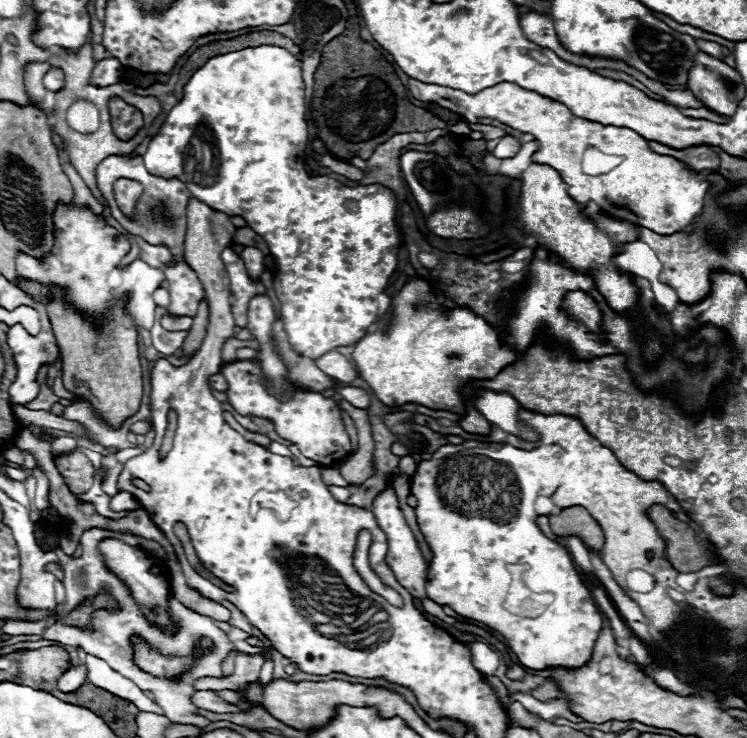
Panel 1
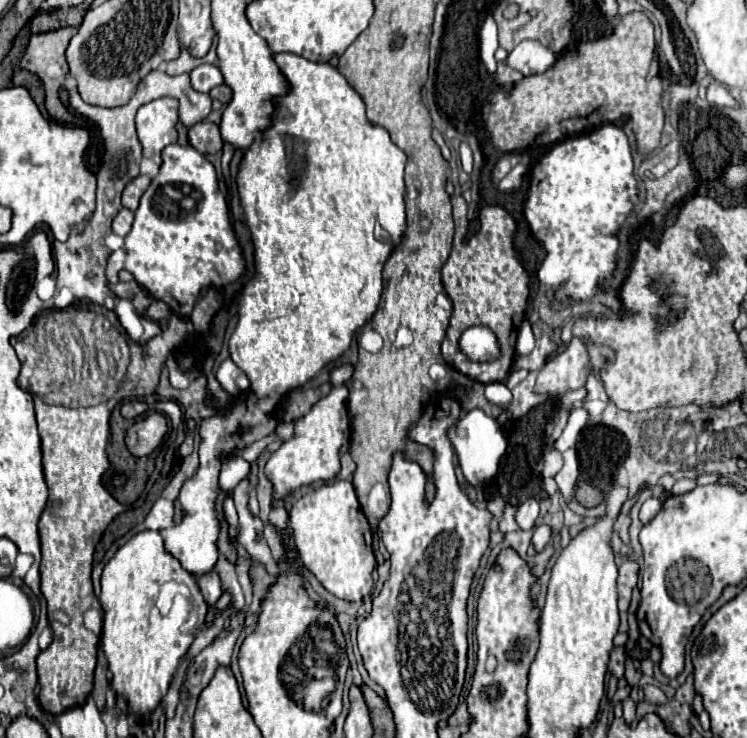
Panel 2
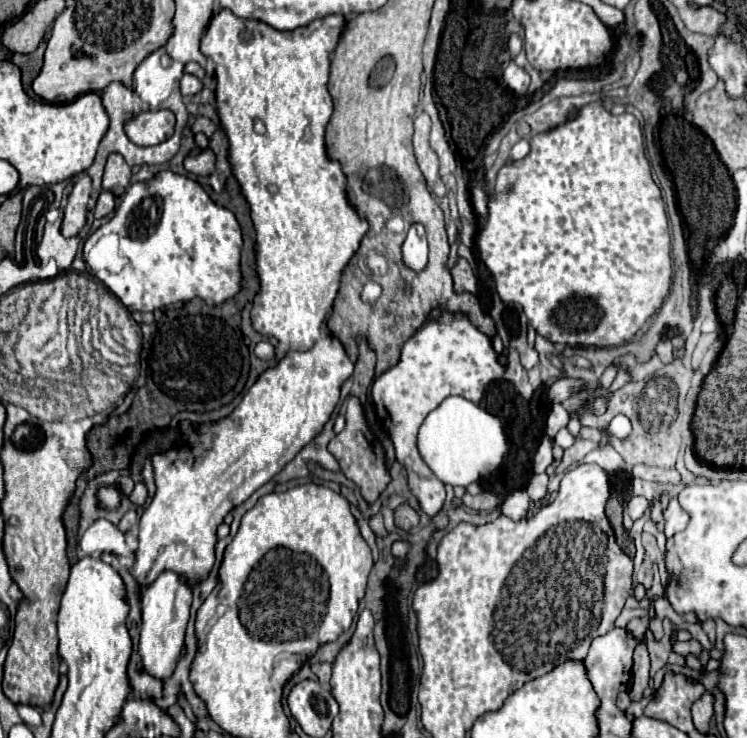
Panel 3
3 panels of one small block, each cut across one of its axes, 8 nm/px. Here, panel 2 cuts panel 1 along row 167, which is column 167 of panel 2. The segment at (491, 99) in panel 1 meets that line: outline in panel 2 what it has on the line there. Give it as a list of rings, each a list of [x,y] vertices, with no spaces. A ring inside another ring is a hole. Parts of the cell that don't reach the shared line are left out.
[[[146,530],[130,538],[104,566],[100,604],[104,610],[100,644],[112,670],[112,688],[116,694],[126,694],[128,706],[134,714],[150,714],[166,694],[180,658],[190,648],[198,628],[204,622],[206,602],[200,594],[196,576],[186,572],[186,568],[182,568],[182,564],[166,552],[160,532]],[[168,580],[186,582],[196,598],[198,622],[188,632],[182,630],[184,622],[176,622],[174,616],[162,616],[156,608],[160,586]]]

